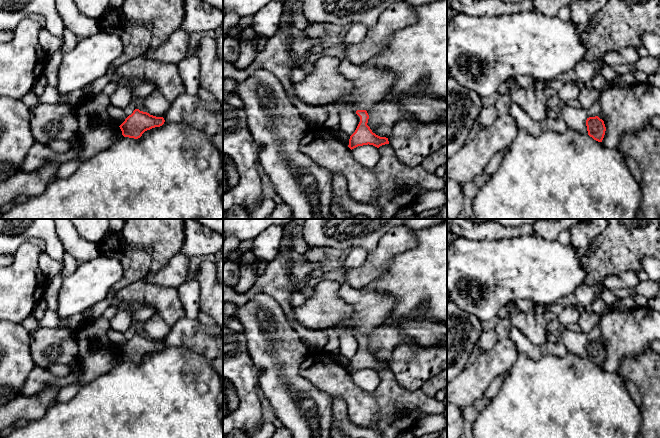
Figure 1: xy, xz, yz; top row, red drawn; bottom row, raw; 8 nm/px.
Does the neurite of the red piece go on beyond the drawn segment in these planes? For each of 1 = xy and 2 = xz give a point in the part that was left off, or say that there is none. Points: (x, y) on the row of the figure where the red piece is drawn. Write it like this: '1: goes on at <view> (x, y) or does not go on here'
1: does not go on here
2: does not go on here

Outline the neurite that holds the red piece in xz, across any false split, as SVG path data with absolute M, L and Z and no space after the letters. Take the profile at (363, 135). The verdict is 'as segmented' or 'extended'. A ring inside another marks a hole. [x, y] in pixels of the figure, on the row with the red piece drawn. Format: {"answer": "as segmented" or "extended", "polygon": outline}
{"answer": "as segmented", "polygon": "M357 110L356 114L360 117L360 122L355 132L350 136L348 147L352 150L358 146L373 145L379 148L382 145L389 144L388 138L380 137L372 132L367 125L369 115L366 110Z"}

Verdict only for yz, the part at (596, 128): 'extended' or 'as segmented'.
as segmented

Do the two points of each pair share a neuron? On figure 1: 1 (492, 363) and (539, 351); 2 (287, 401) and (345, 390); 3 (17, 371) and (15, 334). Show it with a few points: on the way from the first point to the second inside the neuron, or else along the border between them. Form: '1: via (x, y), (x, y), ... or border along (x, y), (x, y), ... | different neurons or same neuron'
1: border along (508, 337), (514, 343), (519, 353) | different neurons
2: border along (307, 380), (332, 397) | different neurons
3: via (15, 362), (15, 343) | same neuron

